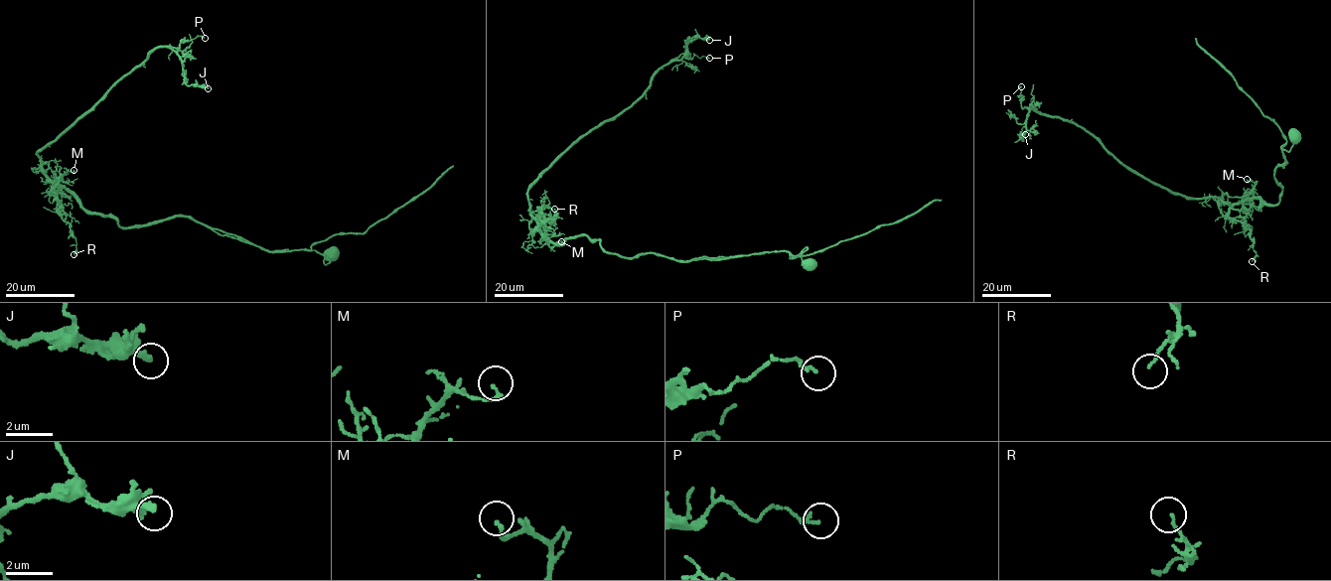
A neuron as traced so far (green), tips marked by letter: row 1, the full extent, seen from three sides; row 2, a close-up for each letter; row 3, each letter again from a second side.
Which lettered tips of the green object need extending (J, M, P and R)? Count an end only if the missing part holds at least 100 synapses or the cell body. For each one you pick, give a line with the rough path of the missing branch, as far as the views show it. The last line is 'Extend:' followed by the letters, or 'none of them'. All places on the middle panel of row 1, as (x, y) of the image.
Extend: none of them

